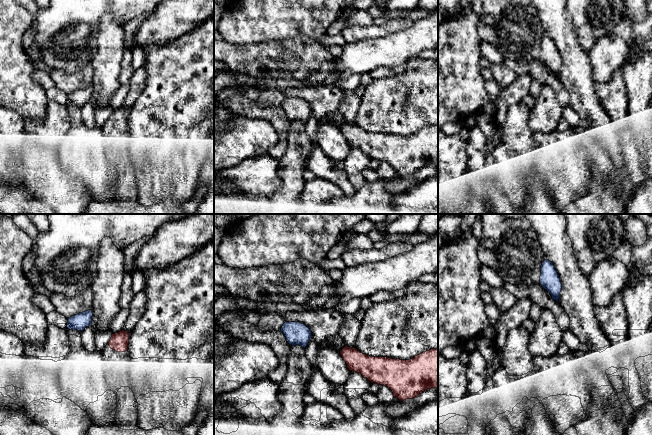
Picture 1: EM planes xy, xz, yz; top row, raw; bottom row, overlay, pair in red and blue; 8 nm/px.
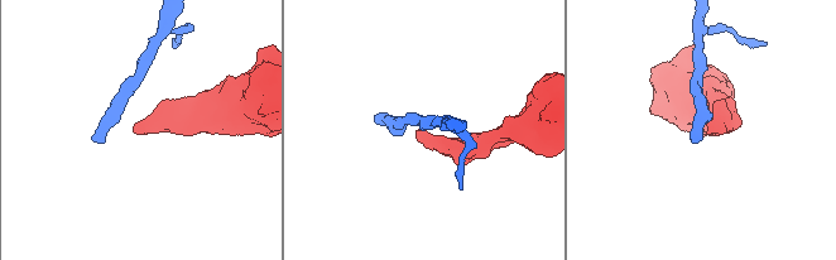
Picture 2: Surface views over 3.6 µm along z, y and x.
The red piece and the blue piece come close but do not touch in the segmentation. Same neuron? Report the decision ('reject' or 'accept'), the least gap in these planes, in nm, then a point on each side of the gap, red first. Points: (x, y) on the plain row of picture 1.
reject | 190 nm | xy (112, 110), (91, 100)

